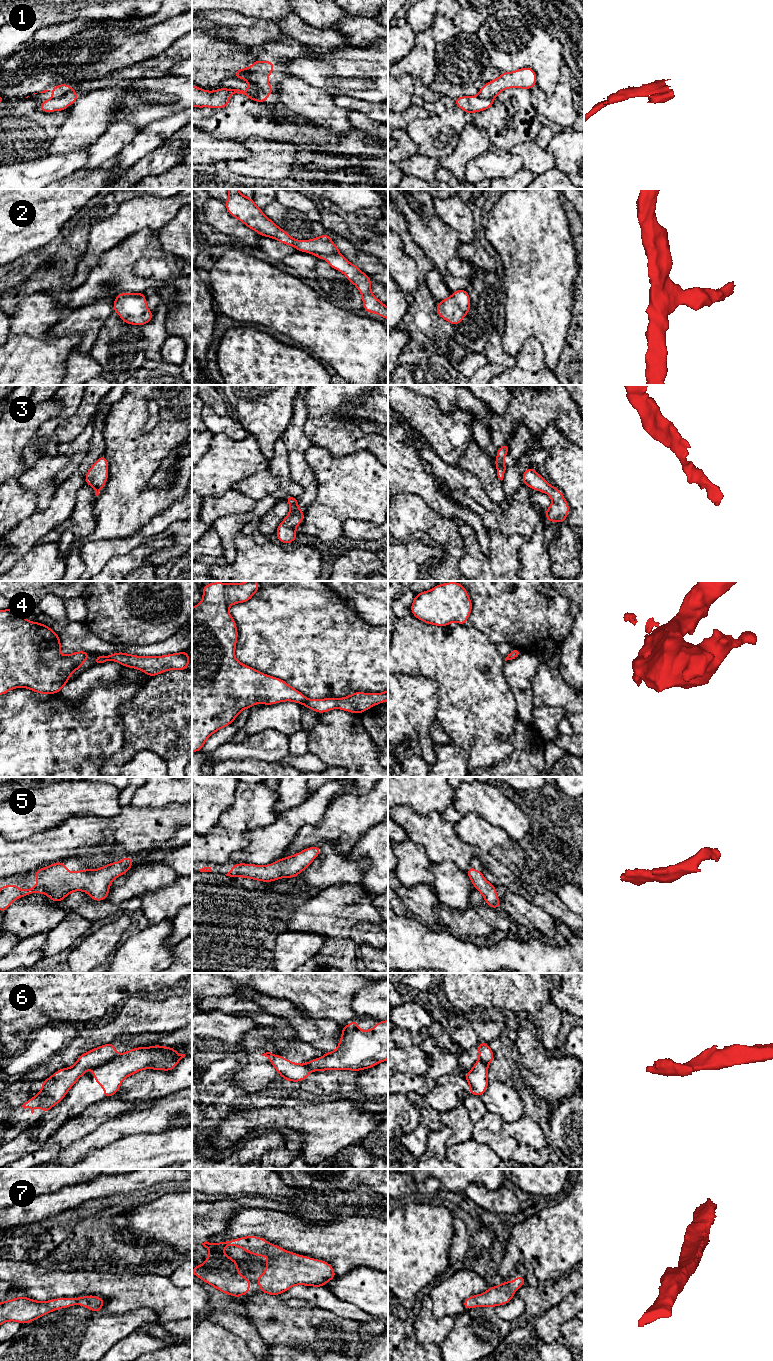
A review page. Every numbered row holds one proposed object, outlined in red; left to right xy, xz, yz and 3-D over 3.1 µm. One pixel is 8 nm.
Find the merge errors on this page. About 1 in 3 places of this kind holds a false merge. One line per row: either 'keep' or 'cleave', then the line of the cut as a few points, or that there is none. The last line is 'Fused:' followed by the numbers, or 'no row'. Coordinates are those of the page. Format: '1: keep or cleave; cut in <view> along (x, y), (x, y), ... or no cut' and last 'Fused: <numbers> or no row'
1: cleave; cut in xy along (73, 89), (53, 98)
2: keep; no cut
3: keep; no cut
4: cleave; cut in xz along (307, 699), (302, 703)
5: keep; no cut
6: cleave; cut in xy along (117, 1054), (112, 1059), (98, 1066)
7: keep; no cut
Fused: 1, 4, 6

